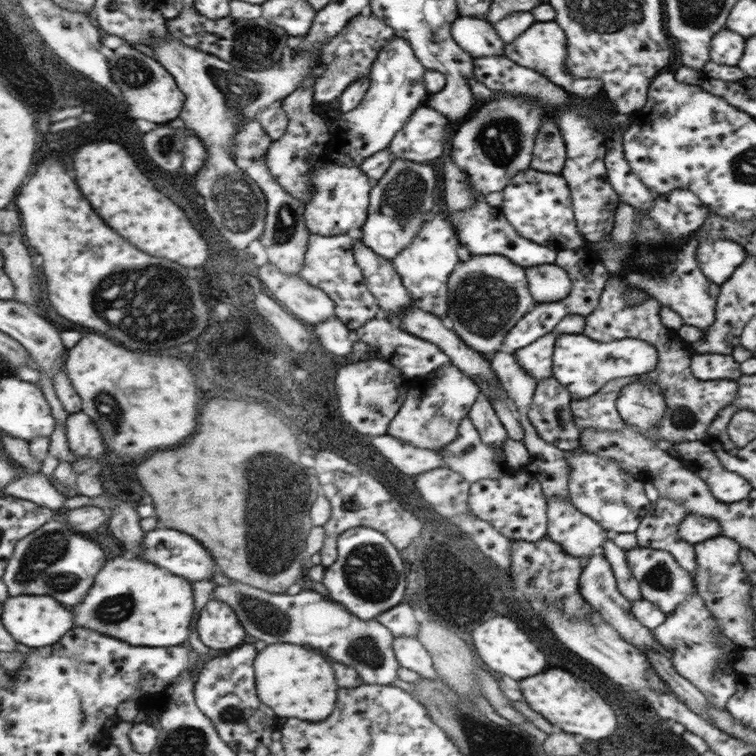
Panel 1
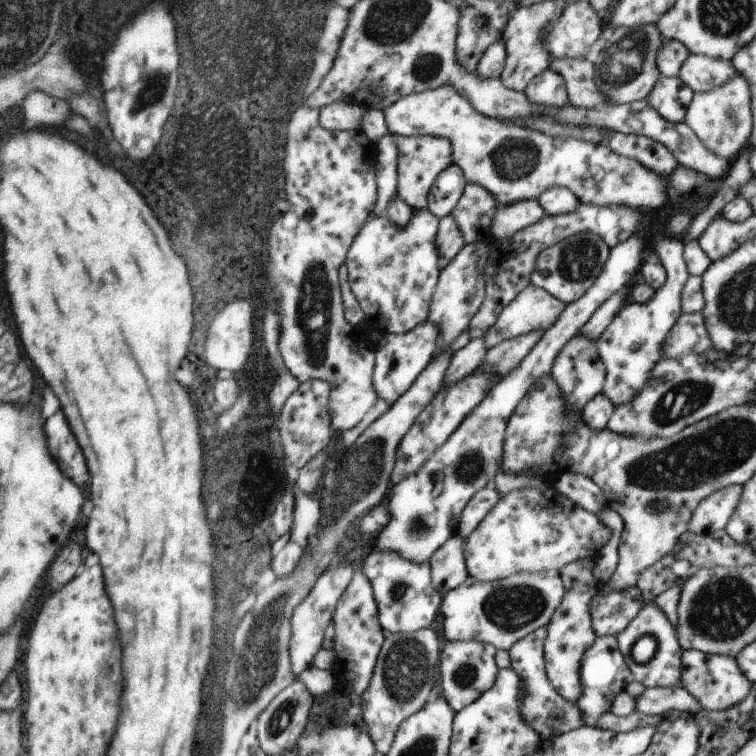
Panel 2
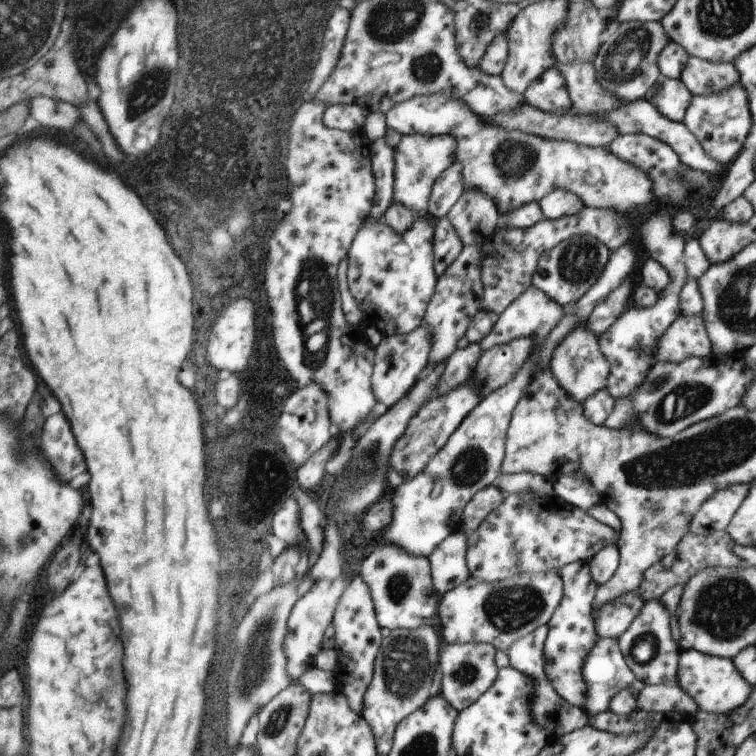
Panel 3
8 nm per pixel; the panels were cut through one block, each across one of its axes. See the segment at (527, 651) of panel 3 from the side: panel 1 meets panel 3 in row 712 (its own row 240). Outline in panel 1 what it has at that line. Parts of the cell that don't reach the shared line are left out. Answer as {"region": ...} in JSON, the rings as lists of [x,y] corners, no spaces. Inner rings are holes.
{"region":[[[529,168],[525,172],[515,174],[501,194],[503,194],[503,202],[501,202],[503,218],[517,230],[519,236],[537,242],[545,248],[551,248],[555,252],[577,250],[579,246],[587,246],[585,238],[577,232],[571,192],[563,176],[537,172]]]}

